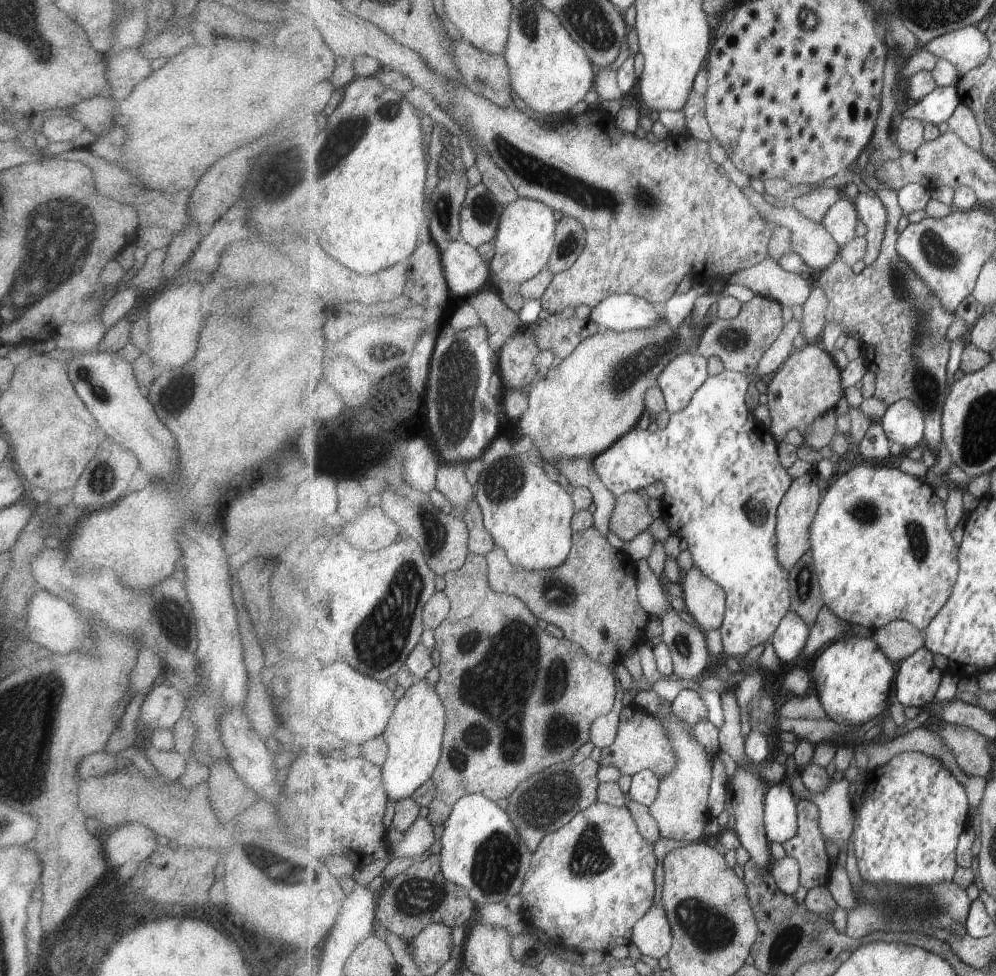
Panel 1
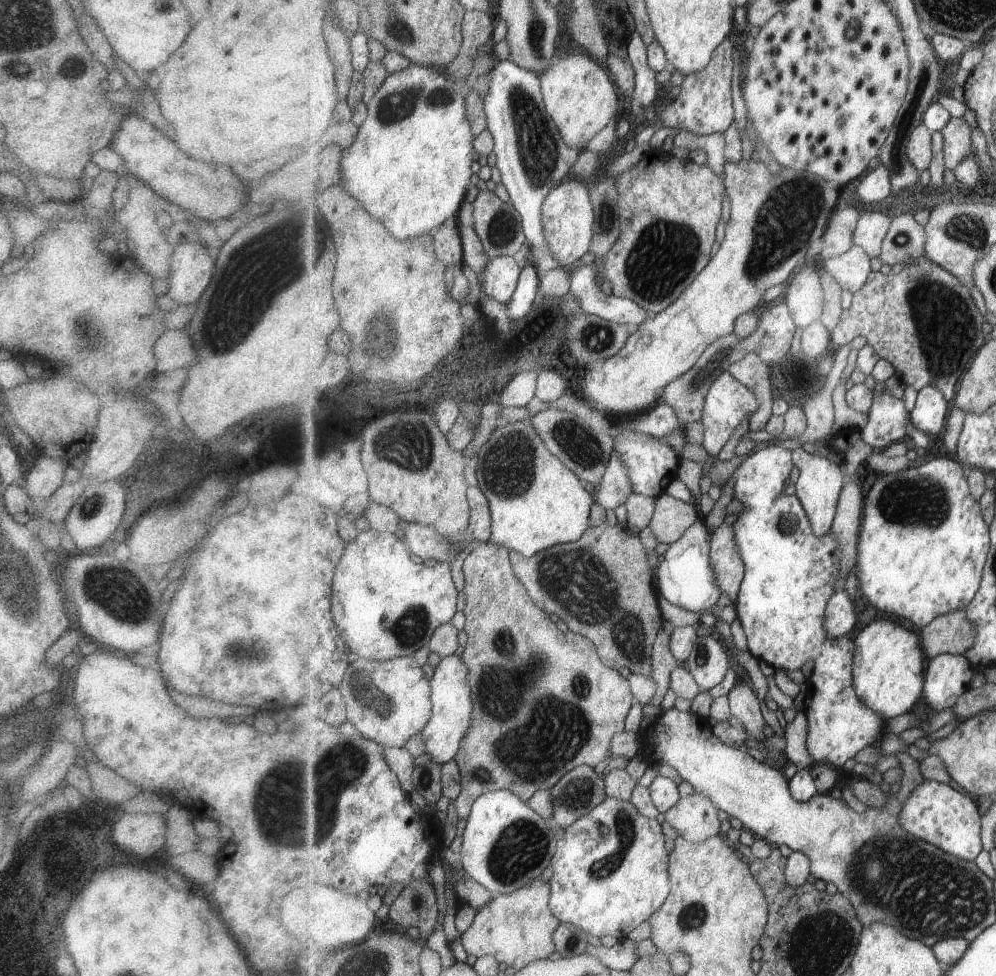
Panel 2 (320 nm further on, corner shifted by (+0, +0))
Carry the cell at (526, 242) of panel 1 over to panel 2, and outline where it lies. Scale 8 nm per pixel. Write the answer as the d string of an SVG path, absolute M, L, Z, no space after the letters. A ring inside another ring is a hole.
M568 179L557 185L545 200L542 213L544 216L544 233L549 250L562 266L568 267L579 261L590 251L595 236L595 213L590 193L590 183L579 179Z

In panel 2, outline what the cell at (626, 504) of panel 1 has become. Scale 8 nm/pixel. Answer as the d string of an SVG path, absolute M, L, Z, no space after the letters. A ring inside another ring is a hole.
M663 492L657 498L650 527L657 542L676 543L695 523L702 520L699 506L685 502Z

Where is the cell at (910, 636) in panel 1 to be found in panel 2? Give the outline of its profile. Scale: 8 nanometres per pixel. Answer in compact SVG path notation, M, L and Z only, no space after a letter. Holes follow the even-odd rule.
M965 609L954 610L937 617L935 621L921 628L920 637L926 658L934 659L936 656L951 653L952 655L965 655L976 644L978 635L976 626L969 620Z

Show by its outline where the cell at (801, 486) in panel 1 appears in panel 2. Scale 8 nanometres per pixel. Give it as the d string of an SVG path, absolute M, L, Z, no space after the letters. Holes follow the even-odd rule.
M801 447L795 448L793 452L793 466L798 470L797 481L794 485L795 494L804 504L808 512L814 533L826 535L831 532L836 520L840 496L846 485L847 475L839 463L832 461L829 457L821 457L805 452Z

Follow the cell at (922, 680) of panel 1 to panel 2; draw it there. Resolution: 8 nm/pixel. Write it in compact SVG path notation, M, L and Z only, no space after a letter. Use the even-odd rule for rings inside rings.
M947 653L928 660L923 701L937 712L953 708L968 692L974 671L965 655Z

